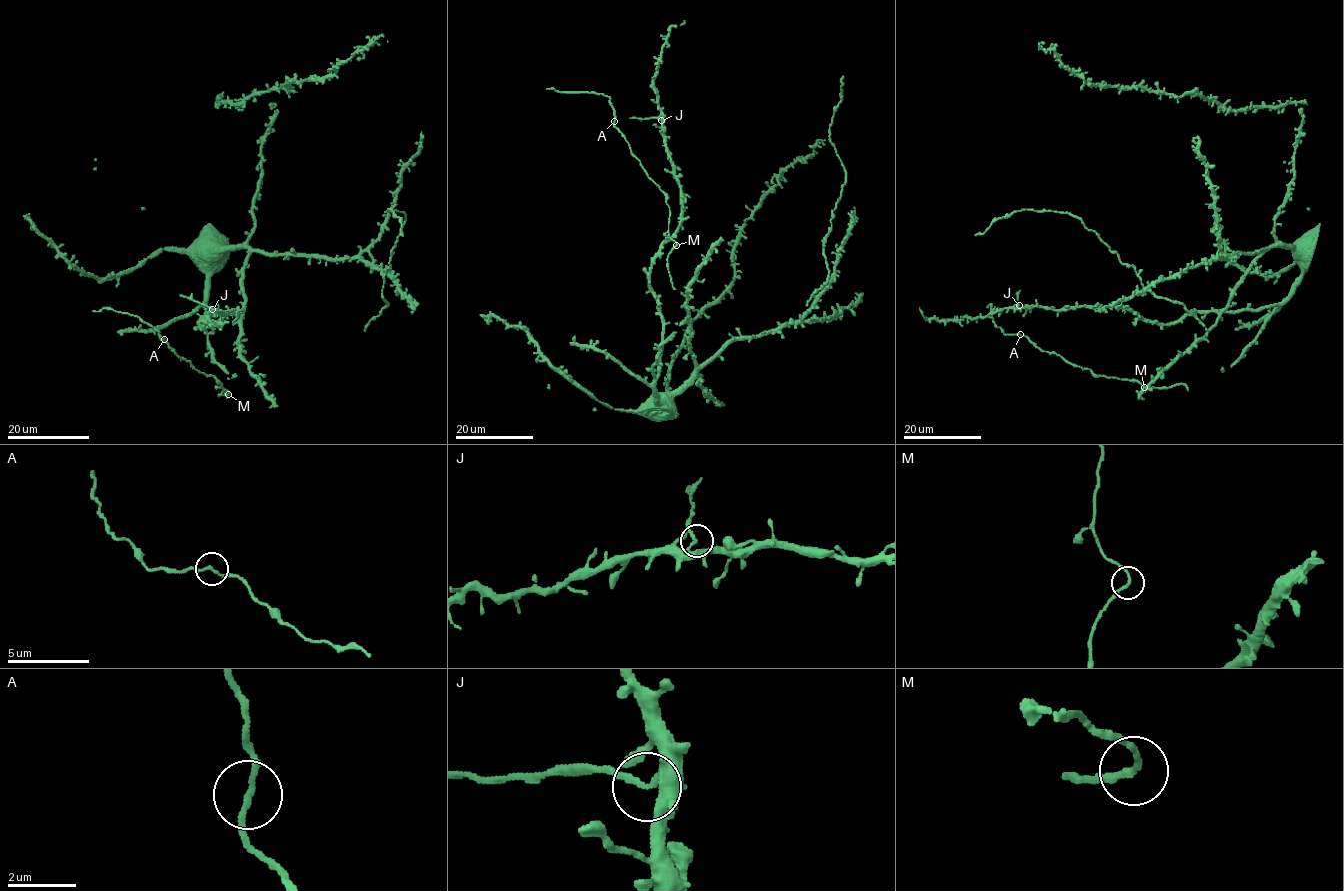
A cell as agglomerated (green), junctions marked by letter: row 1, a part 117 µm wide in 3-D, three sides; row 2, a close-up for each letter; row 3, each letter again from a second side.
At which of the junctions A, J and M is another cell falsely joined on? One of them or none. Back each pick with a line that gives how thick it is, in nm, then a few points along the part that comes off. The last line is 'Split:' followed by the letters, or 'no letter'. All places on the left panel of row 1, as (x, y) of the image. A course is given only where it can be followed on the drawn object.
J: Thickness 170 nm. Course of the part to remove: (212, 309), (179, 295)
Split: J

